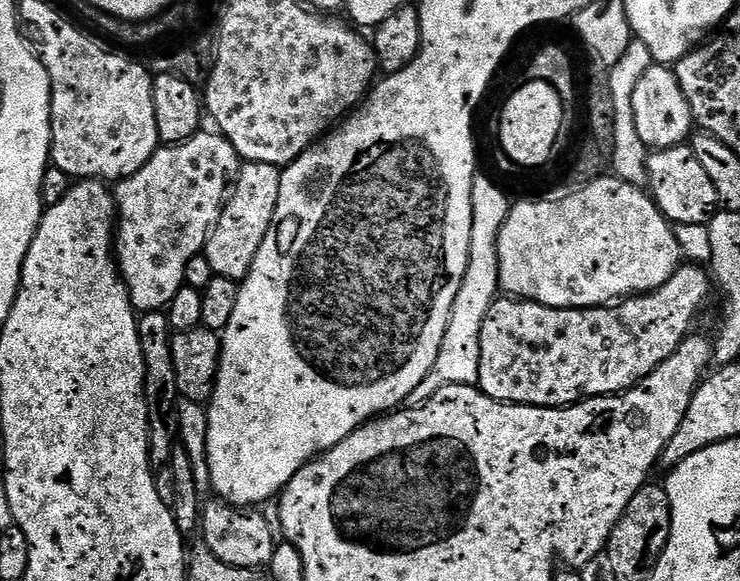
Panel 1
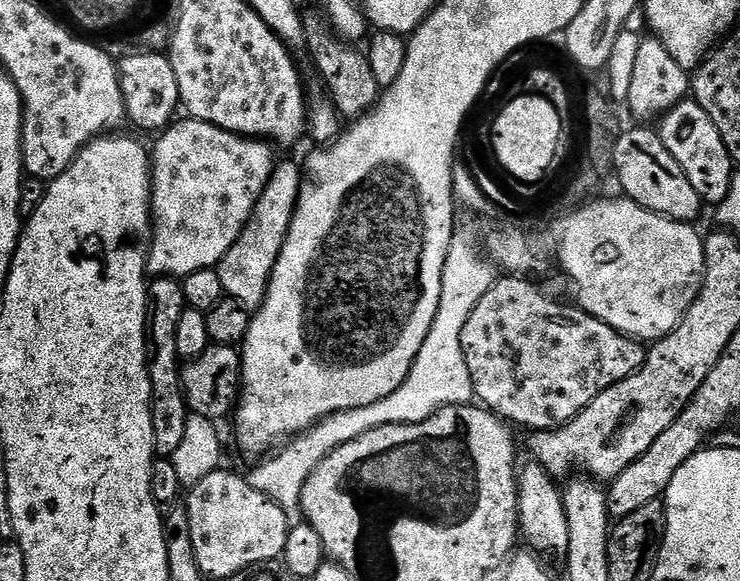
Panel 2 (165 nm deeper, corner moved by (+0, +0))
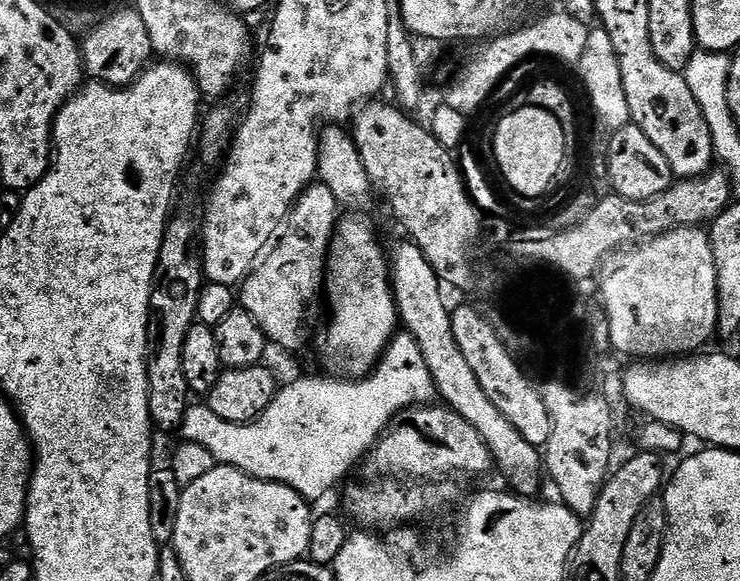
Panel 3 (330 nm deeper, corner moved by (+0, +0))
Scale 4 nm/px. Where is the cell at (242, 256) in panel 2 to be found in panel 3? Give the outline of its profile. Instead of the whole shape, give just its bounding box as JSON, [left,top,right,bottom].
[239,182,338,352]

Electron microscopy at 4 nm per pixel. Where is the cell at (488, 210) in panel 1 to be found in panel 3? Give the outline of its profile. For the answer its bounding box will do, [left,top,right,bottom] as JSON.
[178,334,437,502]

